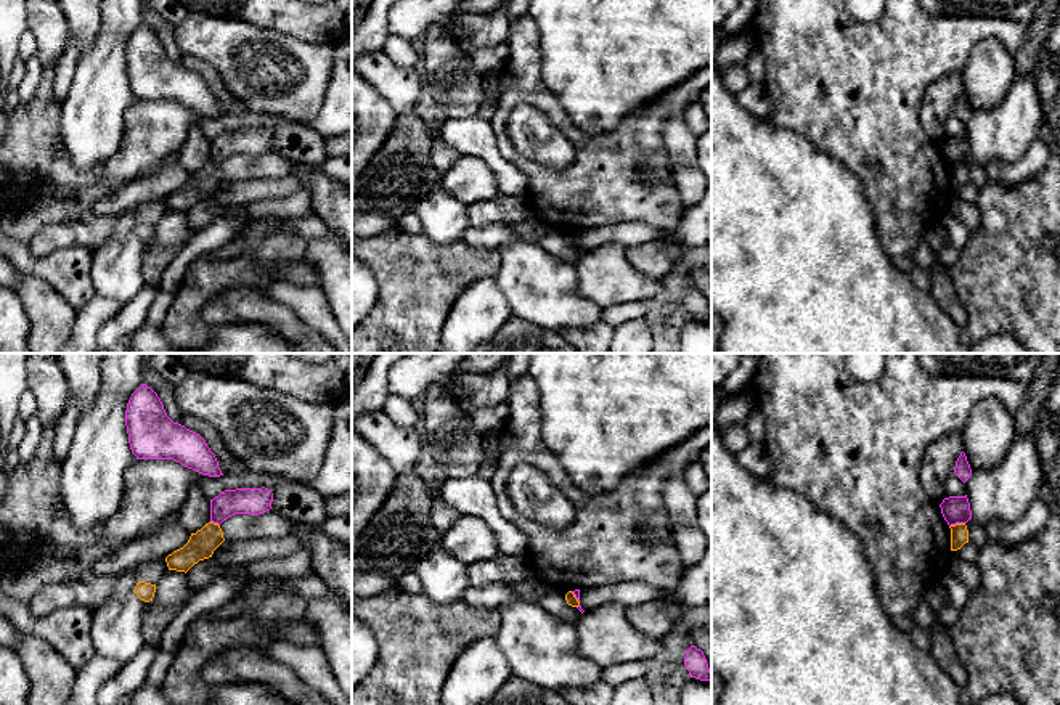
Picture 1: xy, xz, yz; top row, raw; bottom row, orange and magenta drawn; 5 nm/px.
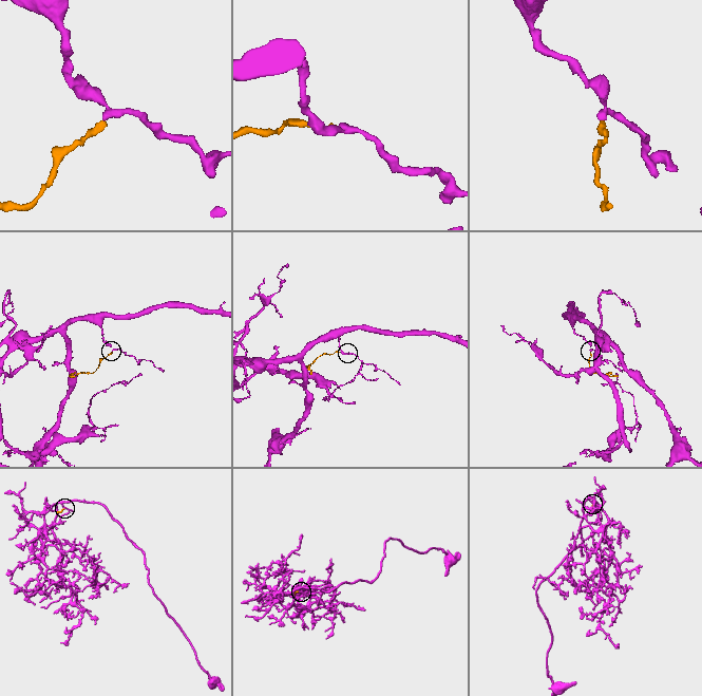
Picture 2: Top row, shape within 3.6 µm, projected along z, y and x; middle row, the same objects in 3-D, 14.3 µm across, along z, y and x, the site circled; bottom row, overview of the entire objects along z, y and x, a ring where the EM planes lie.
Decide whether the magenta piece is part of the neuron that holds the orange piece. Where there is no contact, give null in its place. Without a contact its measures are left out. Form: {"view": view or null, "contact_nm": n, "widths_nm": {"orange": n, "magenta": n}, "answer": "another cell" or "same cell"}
{"view": "yz", "contact_nm": 80, "widths_nm": {"orange": 100, "magenta": 140}, "answer": "another cell"}

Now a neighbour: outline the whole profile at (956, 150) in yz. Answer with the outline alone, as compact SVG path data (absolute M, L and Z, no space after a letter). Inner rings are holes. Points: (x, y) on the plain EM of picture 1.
M967 135L944 138L940 148L949 167L956 164L967 164L972 159L972 151Z

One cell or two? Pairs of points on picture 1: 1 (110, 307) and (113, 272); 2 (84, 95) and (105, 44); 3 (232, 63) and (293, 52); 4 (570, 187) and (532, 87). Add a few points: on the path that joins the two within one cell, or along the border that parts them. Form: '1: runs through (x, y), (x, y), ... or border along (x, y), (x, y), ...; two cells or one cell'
1: border along (97, 294), (124, 302); two cells
2: runs through (97, 82), (101, 77), (105, 57); one cell
3: runs through (246, 63), (278, 63); one cell
4: runs through (582, 163), (582, 143), (554, 111); one cell

